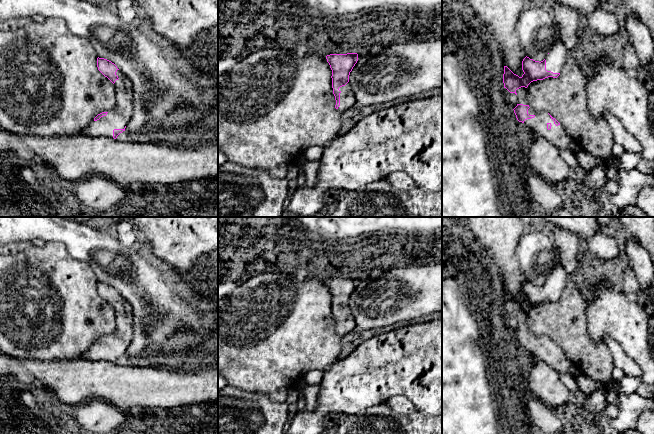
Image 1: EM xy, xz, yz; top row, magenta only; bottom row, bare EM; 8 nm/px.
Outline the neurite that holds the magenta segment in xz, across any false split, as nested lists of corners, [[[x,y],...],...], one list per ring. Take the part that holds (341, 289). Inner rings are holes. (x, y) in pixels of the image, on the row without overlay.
[[[357,277],[330,278],[326,280],[332,294],[332,312],[335,332],[343,337],[355,328],[355,321],[348,308],[349,299],[358,285]]]

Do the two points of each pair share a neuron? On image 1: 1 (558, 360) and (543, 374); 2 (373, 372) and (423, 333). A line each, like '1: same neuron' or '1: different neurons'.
1: different neurons
2: same neuron

